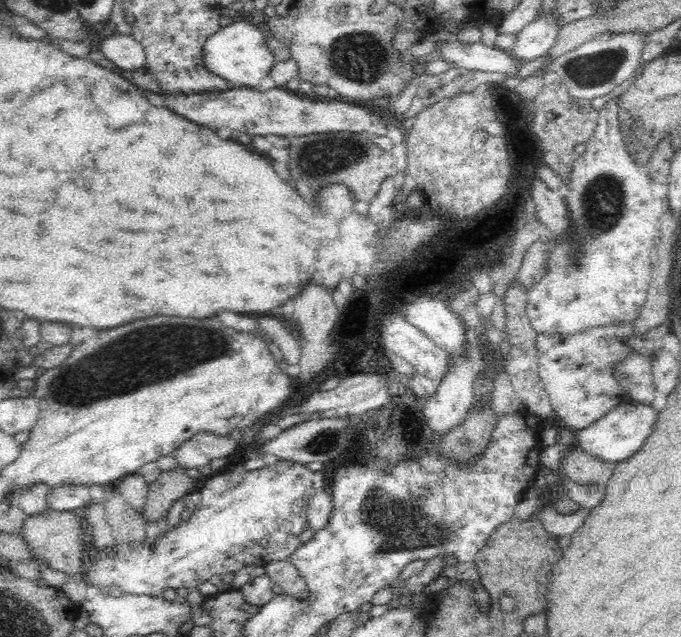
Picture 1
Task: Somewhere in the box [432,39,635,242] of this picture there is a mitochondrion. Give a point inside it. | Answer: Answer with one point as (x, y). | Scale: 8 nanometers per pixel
(593, 70)

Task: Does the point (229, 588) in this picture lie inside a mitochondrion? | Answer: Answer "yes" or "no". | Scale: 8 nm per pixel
no

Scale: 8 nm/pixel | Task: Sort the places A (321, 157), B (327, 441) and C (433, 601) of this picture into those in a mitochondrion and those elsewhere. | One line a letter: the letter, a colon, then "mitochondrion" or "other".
A: mitochondrion
B: mitochondrion
C: other

